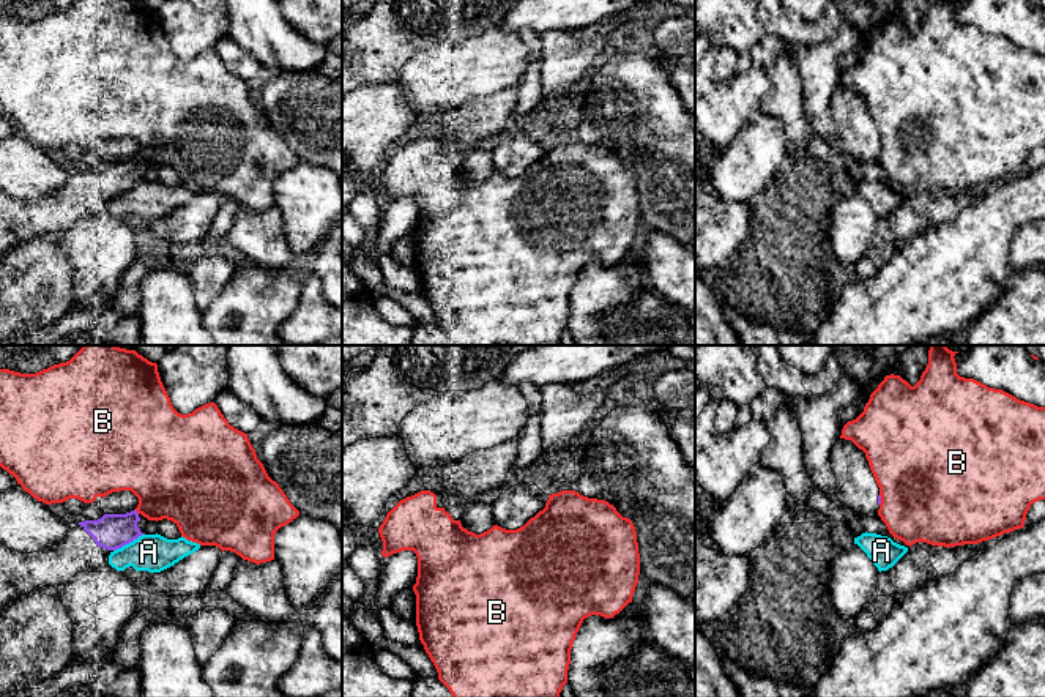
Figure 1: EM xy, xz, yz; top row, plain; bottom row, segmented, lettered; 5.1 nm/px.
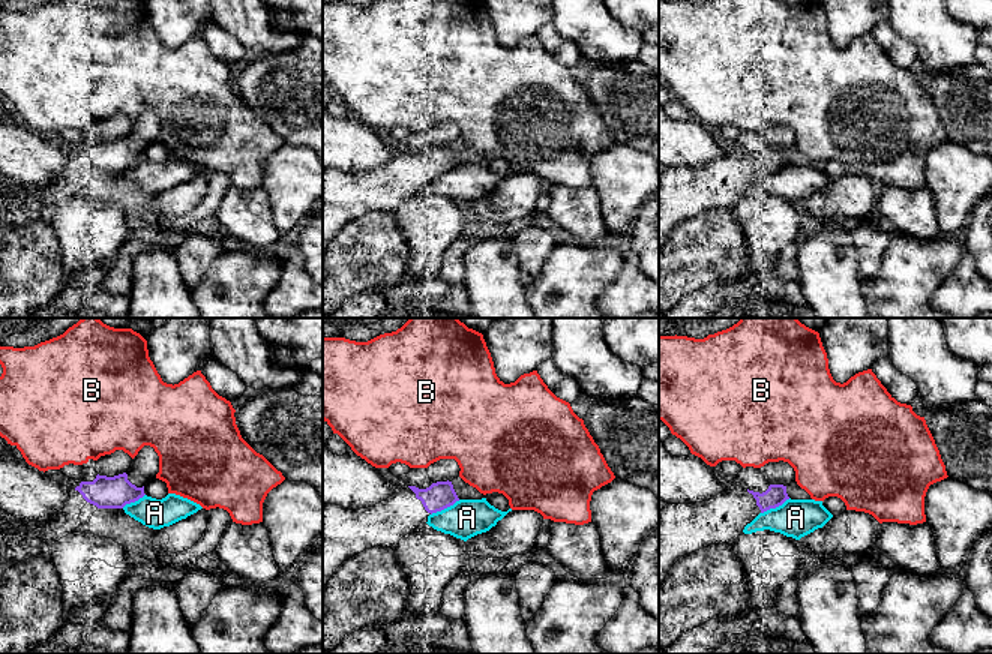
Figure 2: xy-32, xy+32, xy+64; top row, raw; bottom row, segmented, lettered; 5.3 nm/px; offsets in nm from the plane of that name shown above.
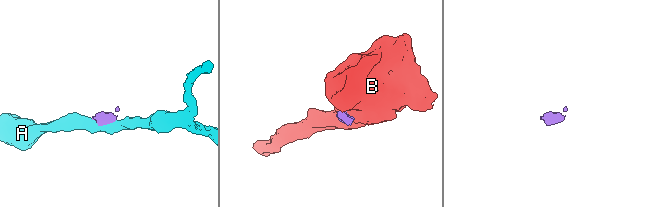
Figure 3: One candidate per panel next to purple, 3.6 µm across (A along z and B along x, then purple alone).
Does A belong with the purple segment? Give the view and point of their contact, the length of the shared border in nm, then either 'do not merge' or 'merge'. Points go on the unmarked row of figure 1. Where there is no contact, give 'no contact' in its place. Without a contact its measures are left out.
meets purple in xy at (128, 190); contact 180 nm long; do not merge

